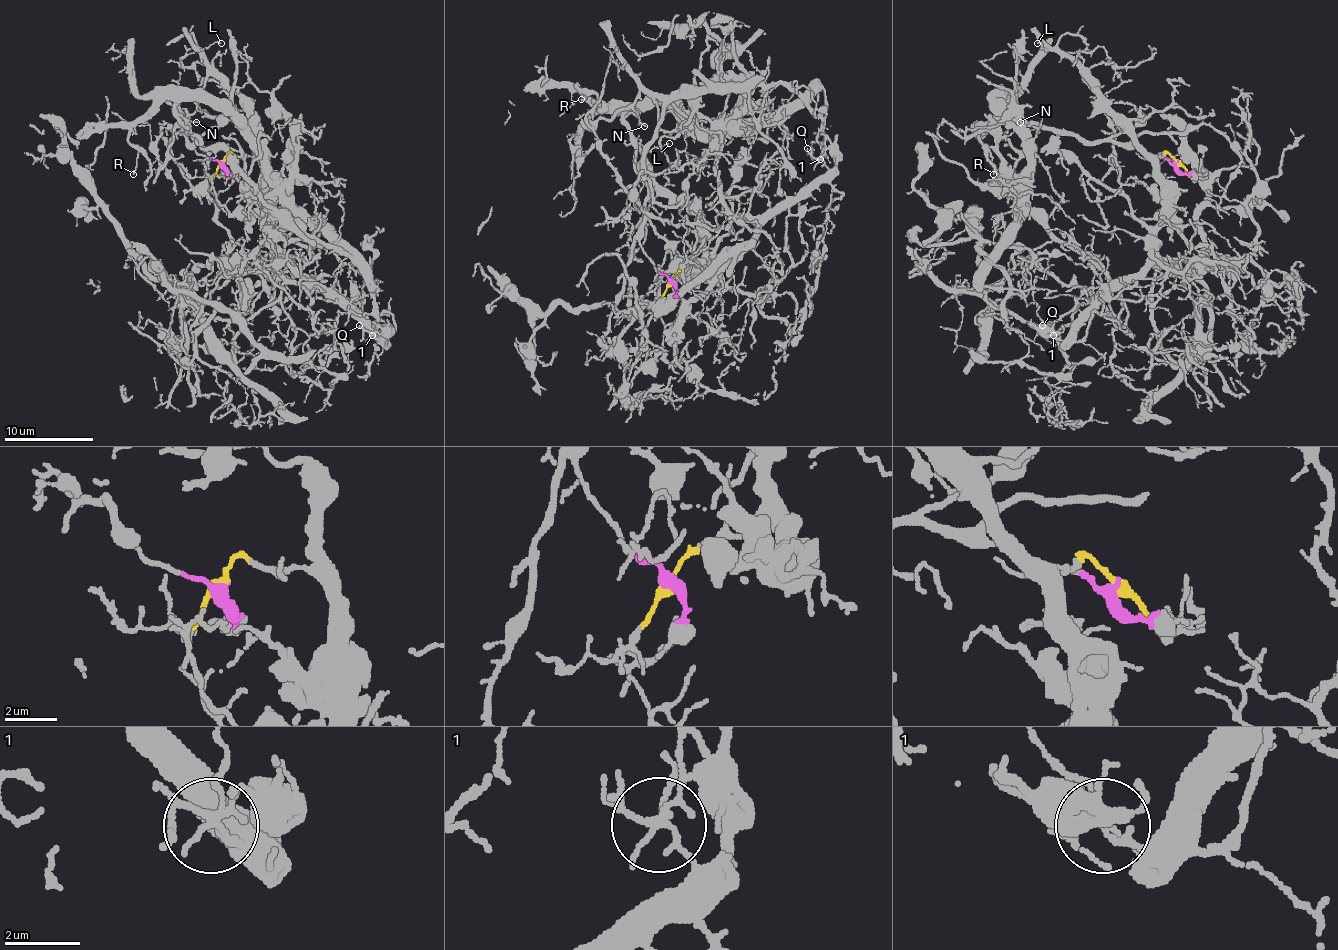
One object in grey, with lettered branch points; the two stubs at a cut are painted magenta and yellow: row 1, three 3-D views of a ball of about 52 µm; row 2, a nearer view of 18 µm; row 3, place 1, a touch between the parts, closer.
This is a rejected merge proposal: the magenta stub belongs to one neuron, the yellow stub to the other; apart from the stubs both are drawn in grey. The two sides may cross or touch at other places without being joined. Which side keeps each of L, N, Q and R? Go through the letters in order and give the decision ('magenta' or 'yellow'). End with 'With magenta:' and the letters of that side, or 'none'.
L: yellow
N: magenta
Q: yellow
R: magenta
With magenta: N, R

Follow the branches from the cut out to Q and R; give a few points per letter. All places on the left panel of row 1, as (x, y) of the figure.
Q: (223, 163), (230, 152), (257, 161), (270, 243), (343, 305), (378, 340), (358, 325)
R: (223, 163), (192, 148), (199, 141), (170, 99), (161, 99), (128, 134), (128, 141), (137, 152), (132, 174)

